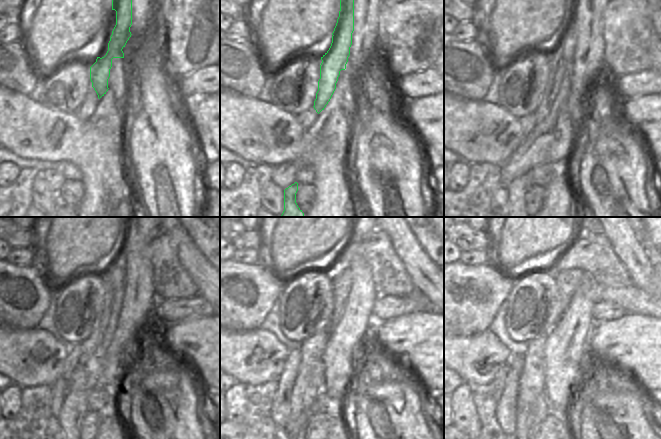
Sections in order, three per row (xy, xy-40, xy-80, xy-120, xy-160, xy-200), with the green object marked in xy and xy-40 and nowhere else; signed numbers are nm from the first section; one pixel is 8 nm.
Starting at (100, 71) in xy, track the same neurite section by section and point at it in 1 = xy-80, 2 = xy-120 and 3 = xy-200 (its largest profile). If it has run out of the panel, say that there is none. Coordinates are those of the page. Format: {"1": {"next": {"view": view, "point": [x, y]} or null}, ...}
{"1": {"next": {"view": "xy-80", "point": [560, 59]}}, "2": {"next": {"view": "xy-120", "point": [114, 276]}}, "3": {"next": {"view": "xy-200", "point": [531, 384]}}}

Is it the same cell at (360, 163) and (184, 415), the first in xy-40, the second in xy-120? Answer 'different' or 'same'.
same

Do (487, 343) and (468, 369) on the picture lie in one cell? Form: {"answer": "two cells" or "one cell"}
{"answer": "one cell"}

